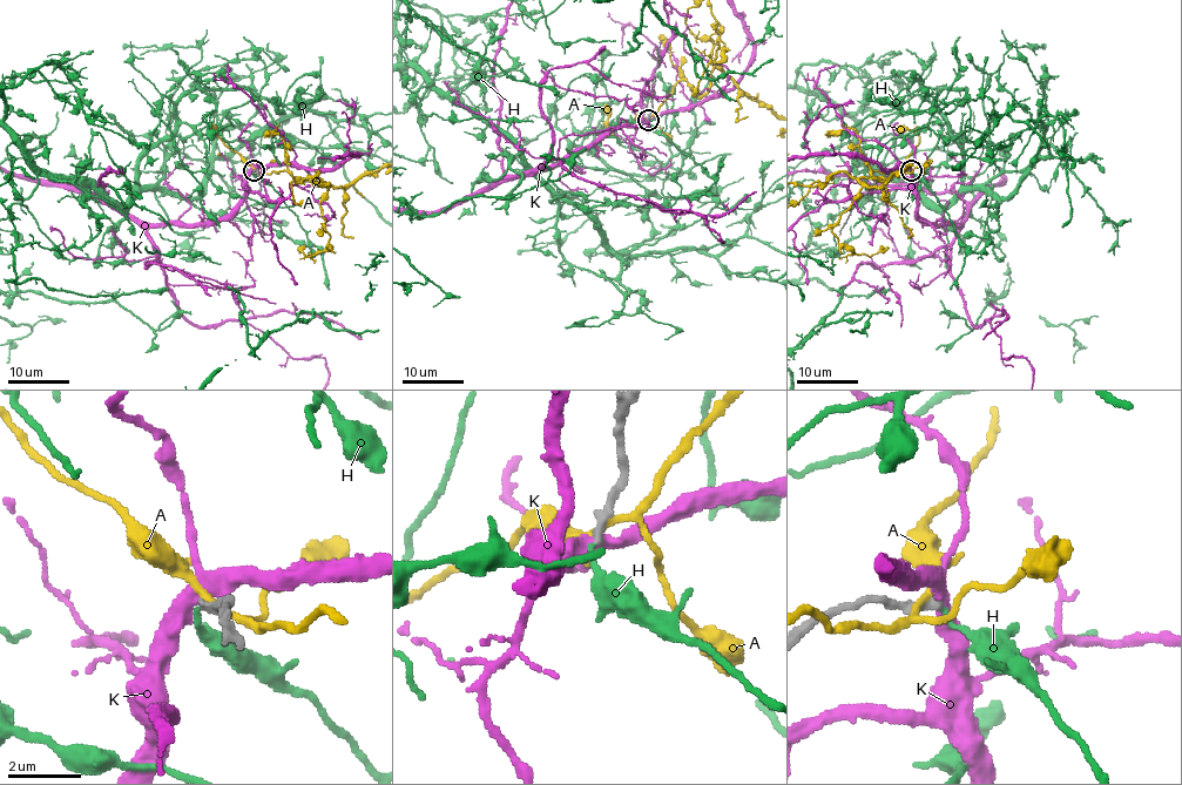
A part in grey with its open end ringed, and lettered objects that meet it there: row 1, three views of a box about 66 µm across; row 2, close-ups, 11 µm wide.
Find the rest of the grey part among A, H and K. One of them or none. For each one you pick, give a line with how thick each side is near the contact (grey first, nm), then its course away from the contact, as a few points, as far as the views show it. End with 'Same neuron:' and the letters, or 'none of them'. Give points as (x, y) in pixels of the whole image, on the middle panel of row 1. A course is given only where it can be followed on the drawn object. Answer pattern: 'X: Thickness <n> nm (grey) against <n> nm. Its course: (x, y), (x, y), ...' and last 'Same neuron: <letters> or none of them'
Same neuron: none of them

